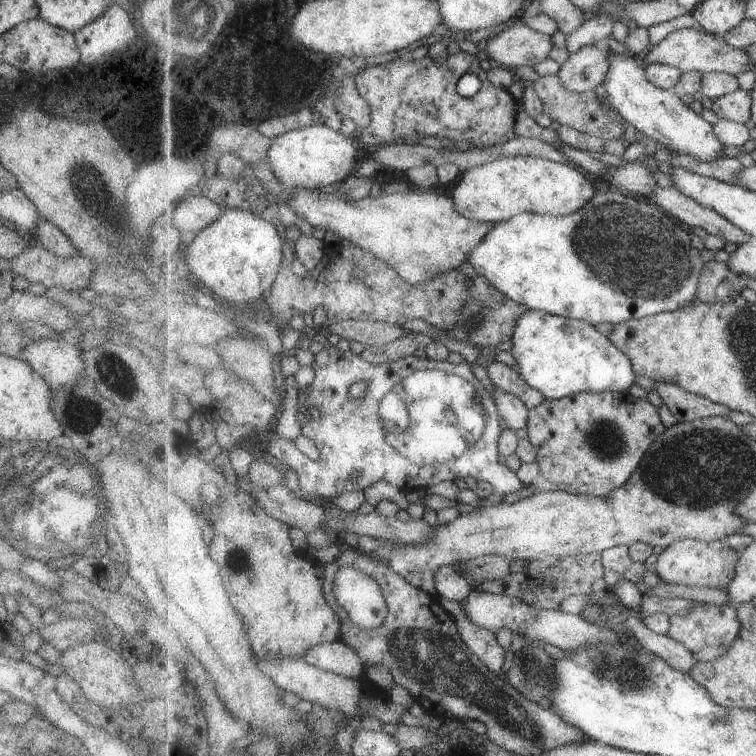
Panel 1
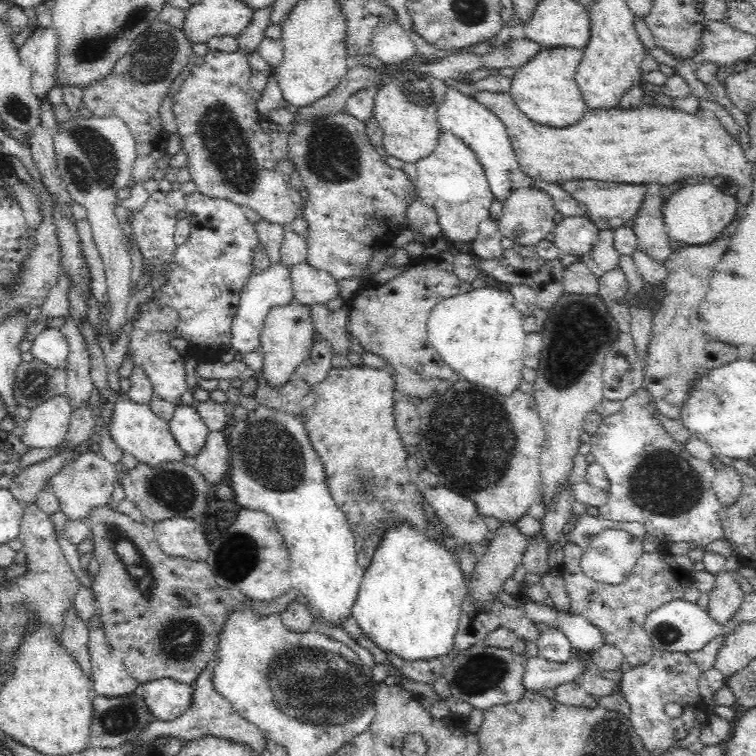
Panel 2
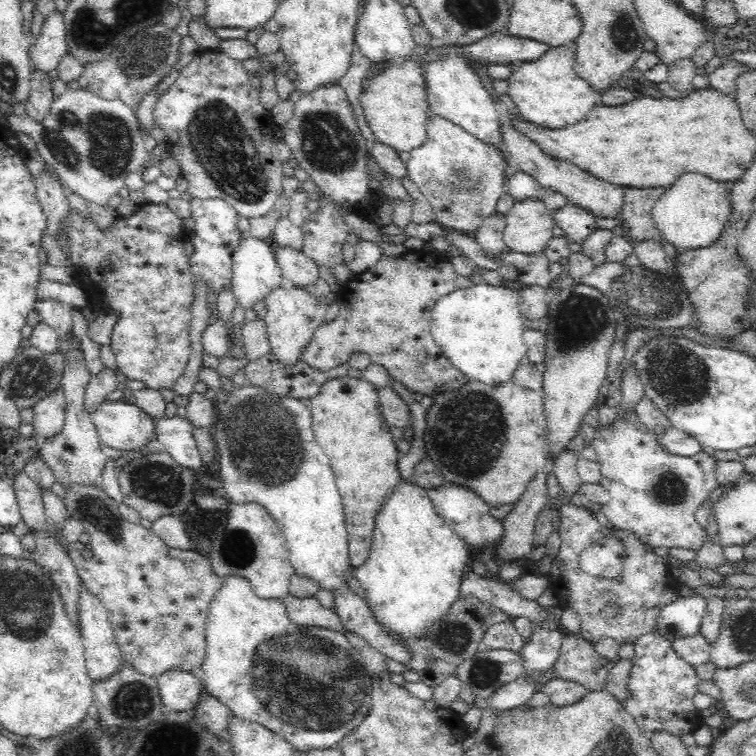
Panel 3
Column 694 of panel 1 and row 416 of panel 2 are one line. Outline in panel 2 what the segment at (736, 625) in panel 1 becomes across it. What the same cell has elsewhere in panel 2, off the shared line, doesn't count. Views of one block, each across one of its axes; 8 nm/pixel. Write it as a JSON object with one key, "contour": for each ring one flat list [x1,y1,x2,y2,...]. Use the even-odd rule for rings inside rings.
{"contour":[[644,387,640,388,621,402,621,409,616,414,602,417,596,434,591,436,591,452,609,480,607,501,598,507,598,514,614,522,640,522,645,527,645,533,660,539,663,545,686,542,704,550,708,544,727,538,718,516,722,504,712,488,716,470,711,461,692,456,682,443,676,442,664,430,655,412,652,394]]}

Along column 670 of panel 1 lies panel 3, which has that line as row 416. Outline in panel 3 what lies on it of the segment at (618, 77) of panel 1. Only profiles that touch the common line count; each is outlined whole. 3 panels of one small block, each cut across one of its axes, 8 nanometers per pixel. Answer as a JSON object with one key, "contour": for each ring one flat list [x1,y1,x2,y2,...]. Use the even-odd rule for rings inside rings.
{"contour":[[130,399,106,400,90,415,103,445,132,454,139,454,148,444,155,447,152,417]]}

